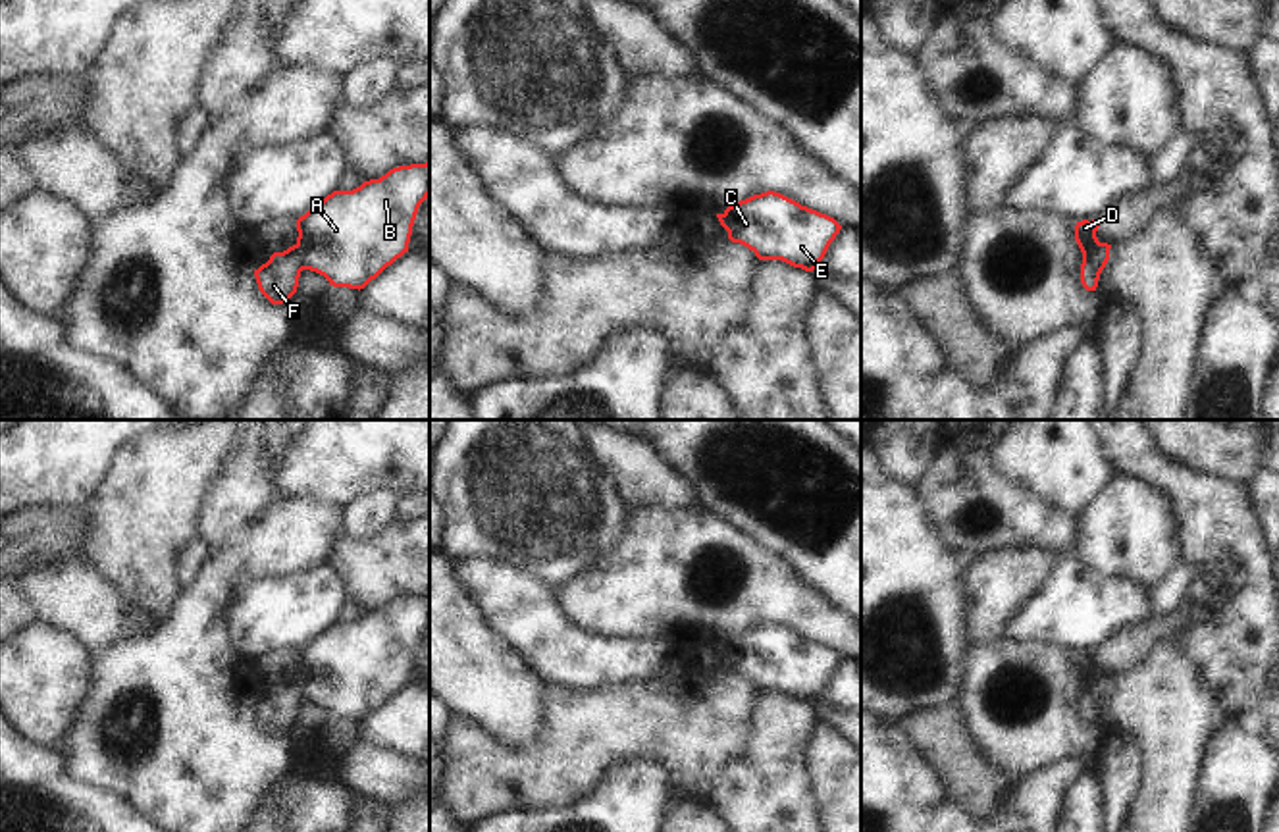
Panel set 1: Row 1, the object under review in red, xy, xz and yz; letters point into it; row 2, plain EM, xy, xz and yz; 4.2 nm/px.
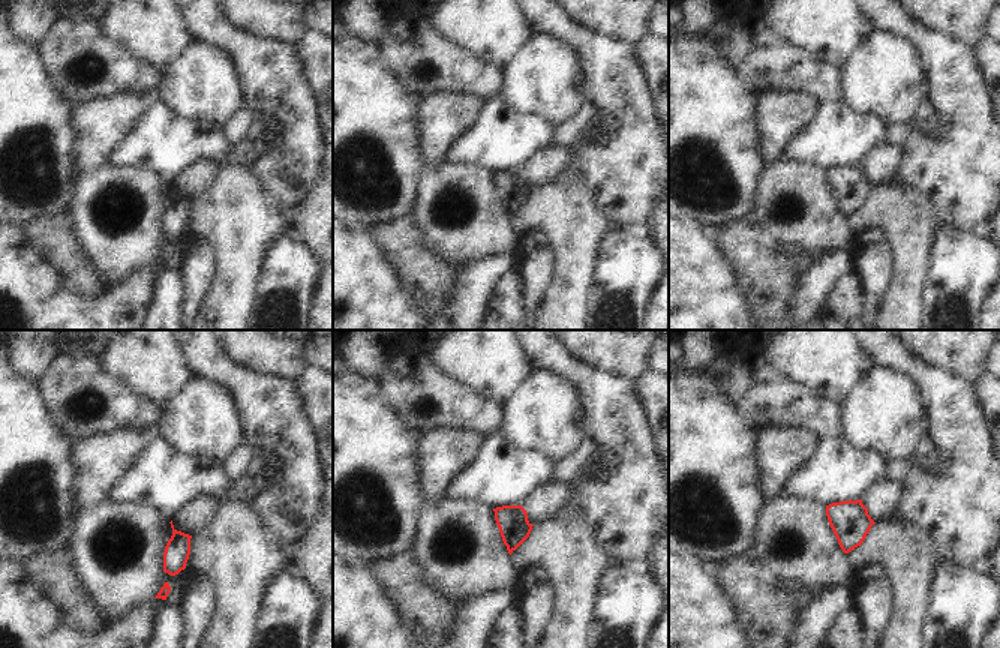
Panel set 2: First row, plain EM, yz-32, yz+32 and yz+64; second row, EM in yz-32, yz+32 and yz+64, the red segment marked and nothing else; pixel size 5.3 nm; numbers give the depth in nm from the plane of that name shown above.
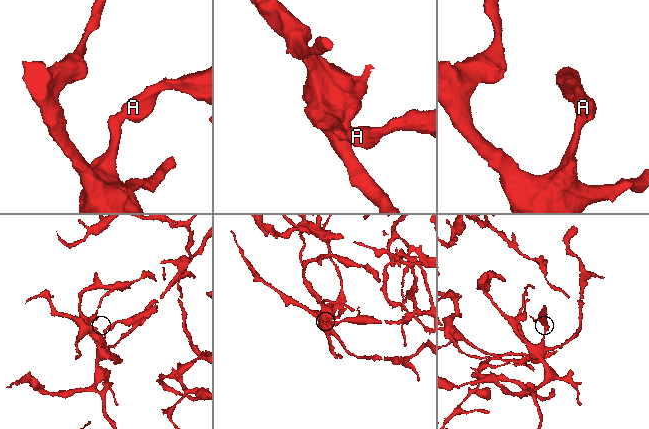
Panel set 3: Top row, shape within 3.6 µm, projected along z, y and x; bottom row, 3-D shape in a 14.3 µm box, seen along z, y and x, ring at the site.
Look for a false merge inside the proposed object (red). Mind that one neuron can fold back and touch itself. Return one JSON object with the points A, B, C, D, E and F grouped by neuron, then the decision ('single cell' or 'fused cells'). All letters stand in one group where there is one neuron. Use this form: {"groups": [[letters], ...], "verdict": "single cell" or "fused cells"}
{"groups": [["A", "B", "C", "D", "E"], ["F"]], "verdict": "fused cells"}

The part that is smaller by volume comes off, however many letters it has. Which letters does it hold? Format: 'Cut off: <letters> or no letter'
Cut off: A, B, C, D, E

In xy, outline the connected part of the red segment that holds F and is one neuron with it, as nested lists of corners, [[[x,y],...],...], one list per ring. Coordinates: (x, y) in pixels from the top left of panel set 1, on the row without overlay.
[[[293,676],[283,684],[274,684],[266,695],[254,701],[254,709],[260,724],[272,736],[283,736],[297,724],[302,701],[300,682]]]

